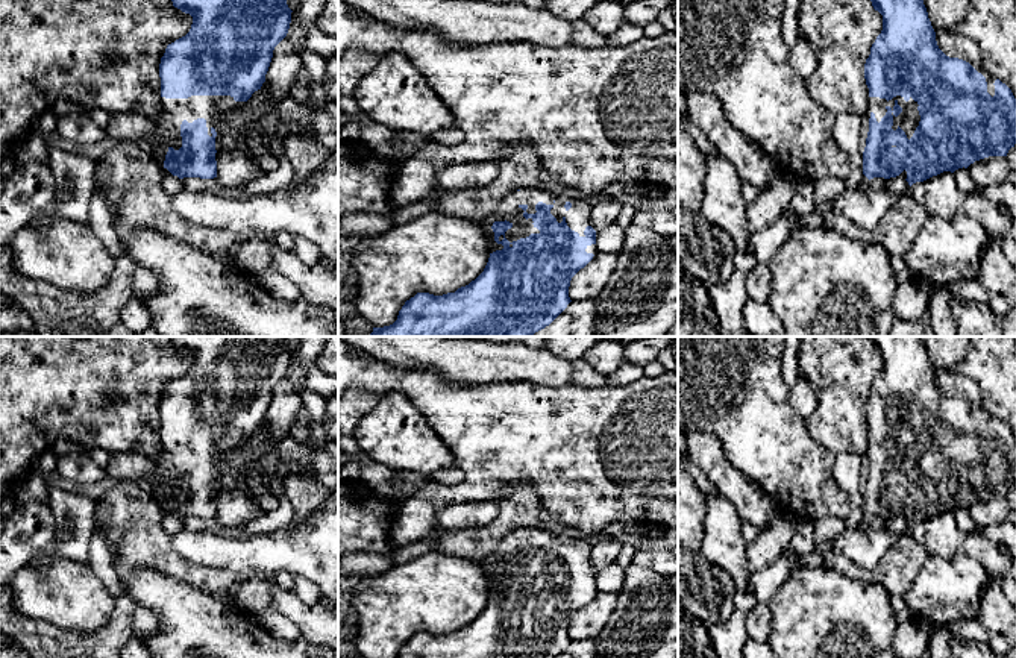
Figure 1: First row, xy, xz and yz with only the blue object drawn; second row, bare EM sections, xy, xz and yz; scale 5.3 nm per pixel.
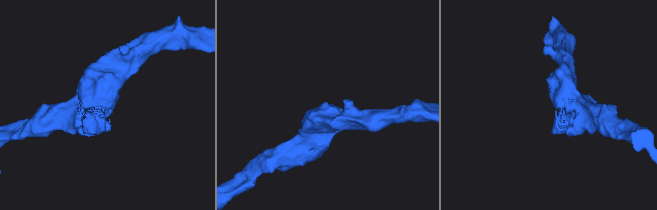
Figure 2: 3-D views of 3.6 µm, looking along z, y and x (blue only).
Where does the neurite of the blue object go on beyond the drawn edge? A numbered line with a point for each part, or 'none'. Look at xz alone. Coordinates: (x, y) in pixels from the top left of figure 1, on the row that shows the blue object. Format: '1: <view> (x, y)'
1: xz (578, 217)

